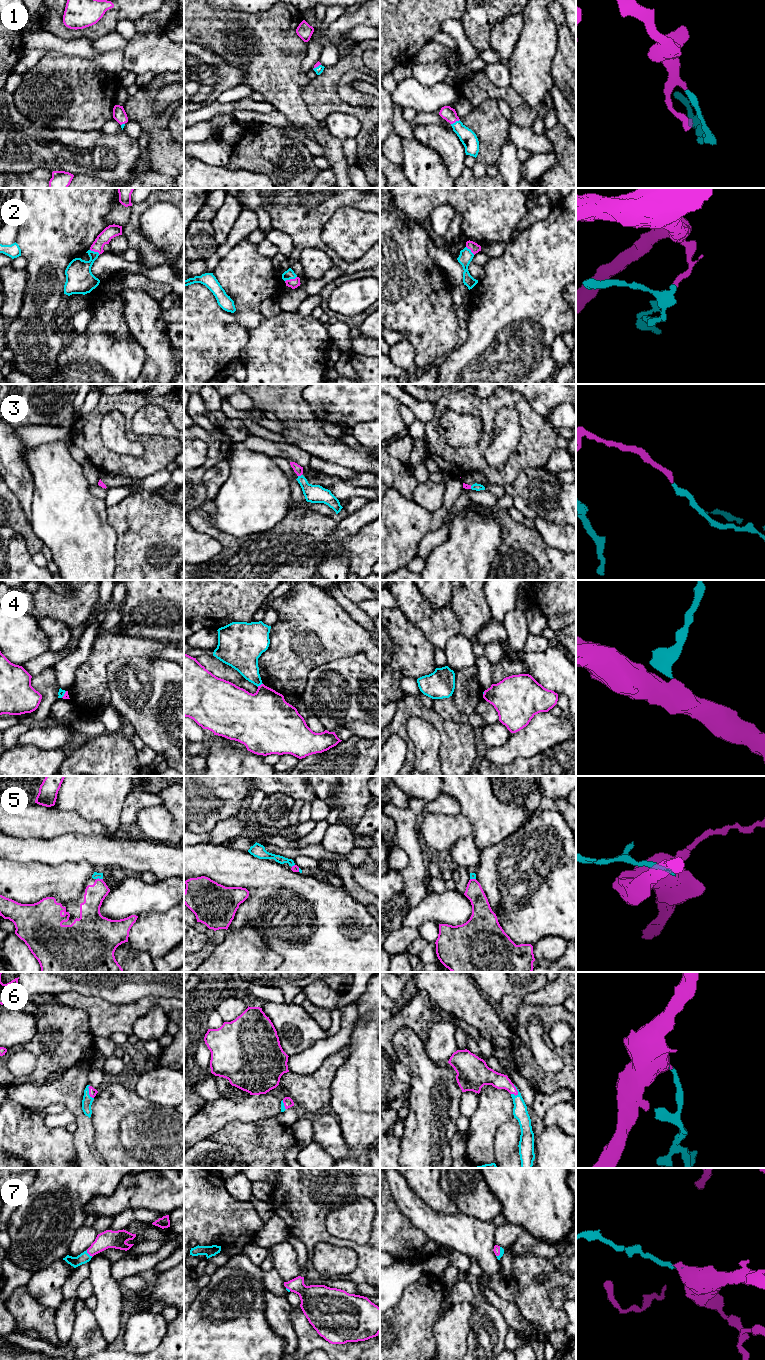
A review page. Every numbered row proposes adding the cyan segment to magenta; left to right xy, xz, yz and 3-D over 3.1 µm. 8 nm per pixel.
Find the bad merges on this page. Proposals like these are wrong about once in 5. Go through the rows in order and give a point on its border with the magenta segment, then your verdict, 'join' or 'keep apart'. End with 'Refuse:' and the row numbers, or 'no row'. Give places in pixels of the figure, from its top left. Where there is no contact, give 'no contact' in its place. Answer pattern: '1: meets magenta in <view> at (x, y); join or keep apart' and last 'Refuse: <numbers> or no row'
1: meets magenta in yz at (455, 121); join
2: meets magenta in xz at (290, 279); join
3: meets magenta in xz at (299, 475); join
4: meets magenta in xz at (260, 685); keep apart
5: meets magenta in xy at (98, 878); join
6: meets magenta in yz at (517, 1091); join
7: meets magenta in xy at (89, 1254); join
Refuse: 4

